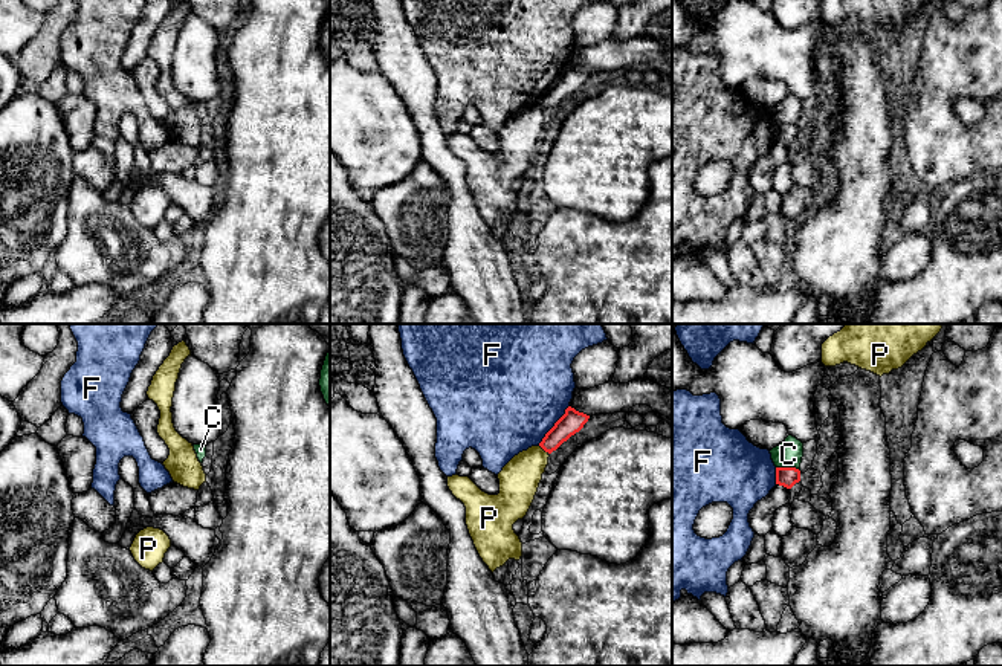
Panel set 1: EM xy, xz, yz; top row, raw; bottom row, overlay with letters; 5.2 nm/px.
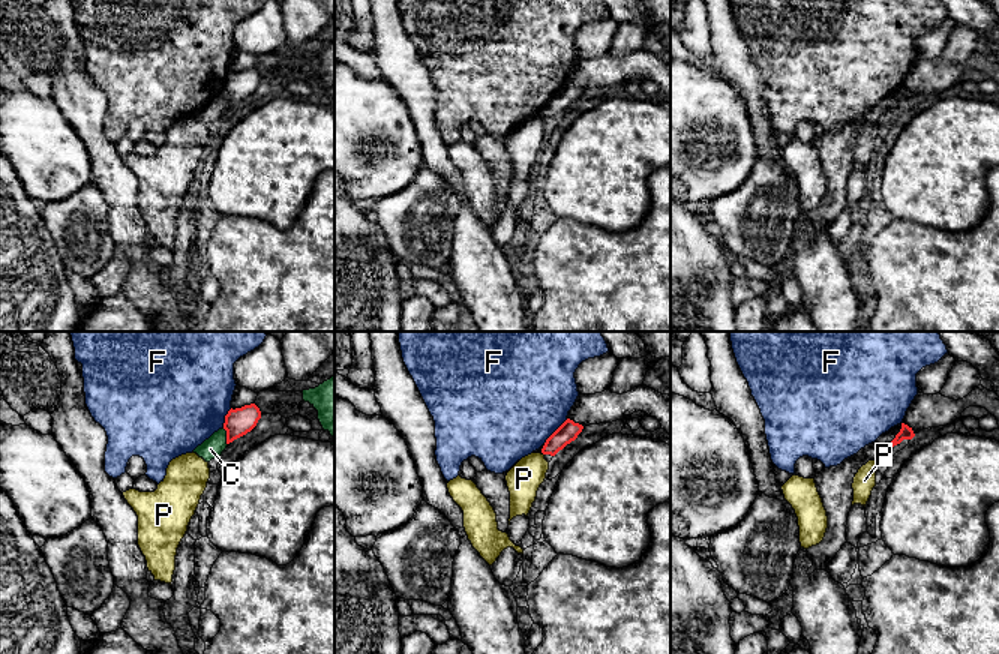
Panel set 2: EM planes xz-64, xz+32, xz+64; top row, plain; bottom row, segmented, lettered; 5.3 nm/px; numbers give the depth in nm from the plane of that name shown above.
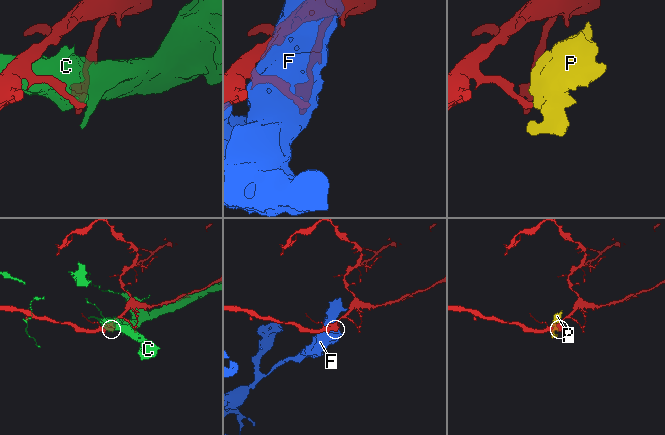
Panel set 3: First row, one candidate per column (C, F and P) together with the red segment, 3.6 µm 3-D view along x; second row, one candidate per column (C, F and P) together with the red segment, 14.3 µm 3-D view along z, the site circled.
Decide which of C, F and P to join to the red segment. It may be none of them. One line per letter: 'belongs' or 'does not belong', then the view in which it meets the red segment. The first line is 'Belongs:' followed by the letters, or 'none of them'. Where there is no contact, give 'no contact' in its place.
Belongs: none of them
C: does not belong; meets red in yz
F: does not belong; meets red in xz
P: does not belong; meets red in xz

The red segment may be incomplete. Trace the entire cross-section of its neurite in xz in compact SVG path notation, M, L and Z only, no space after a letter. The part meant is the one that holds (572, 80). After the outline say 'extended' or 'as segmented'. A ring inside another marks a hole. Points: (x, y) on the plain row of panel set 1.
M568 64L565 72L554 81L554 84L545 92L539 104L551 112L556 108L564 99L567 99L571 93L579 90L583 82L588 79L590 73L576 69Z; as segmented

